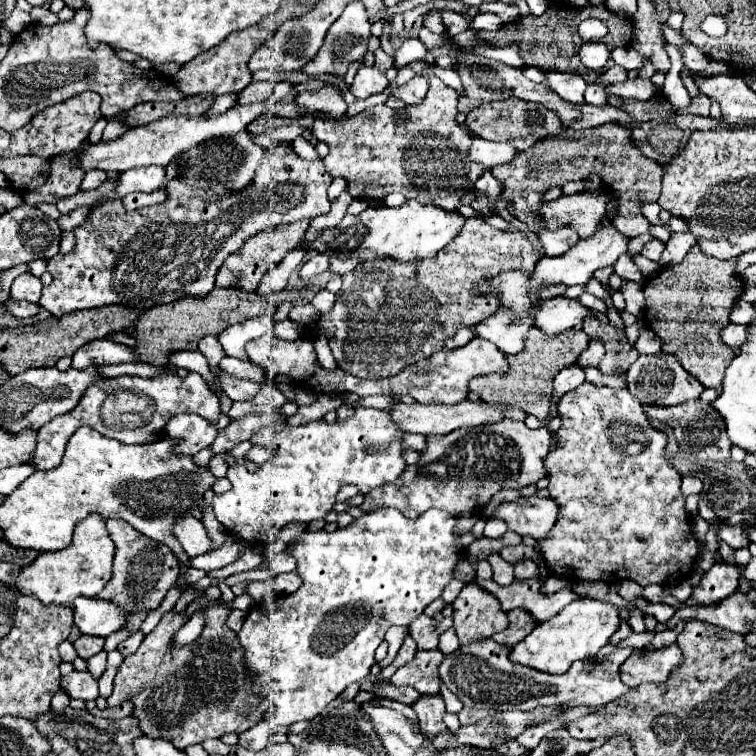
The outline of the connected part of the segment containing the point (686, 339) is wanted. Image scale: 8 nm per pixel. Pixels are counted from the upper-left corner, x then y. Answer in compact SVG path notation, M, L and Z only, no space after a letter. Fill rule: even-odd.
M697 246L687 252L681 264L665 266L645 284L645 318L663 340L663 352L675 354L705 388L721 390L725 368L733 360L733 350L719 340L719 330L729 324L729 310L741 294L743 282L735 274L735 262L709 258Z

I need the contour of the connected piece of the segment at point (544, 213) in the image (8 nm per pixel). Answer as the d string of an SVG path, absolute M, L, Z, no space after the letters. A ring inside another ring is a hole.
M583 192L573 196L561 196L547 202L539 210L539 218L547 230L559 226L571 226L579 238L589 238L595 232L599 218L605 216L607 194L605 192Z

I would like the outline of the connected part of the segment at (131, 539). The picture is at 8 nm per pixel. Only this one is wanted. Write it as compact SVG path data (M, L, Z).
M107 520L107 530L111 534L111 540L115 542L115 558L113 558L113 576L109 584L97 594L95 598L115 602L117 606L123 606L129 616L141 610L157 610L169 592L169 588L175 584L179 576L179 562L175 554L163 546L161 542L155 542L143 534L139 534L133 526L121 520Z

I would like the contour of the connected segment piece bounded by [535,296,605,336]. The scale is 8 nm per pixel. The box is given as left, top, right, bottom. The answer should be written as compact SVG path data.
M565 296L553 298L553 300L539 302L539 306L535 306L535 326L549 336L557 336L557 334L563 334L565 330L581 324L583 318L589 314L593 314L595 318L605 316L603 312L585 308L579 300L571 300Z

